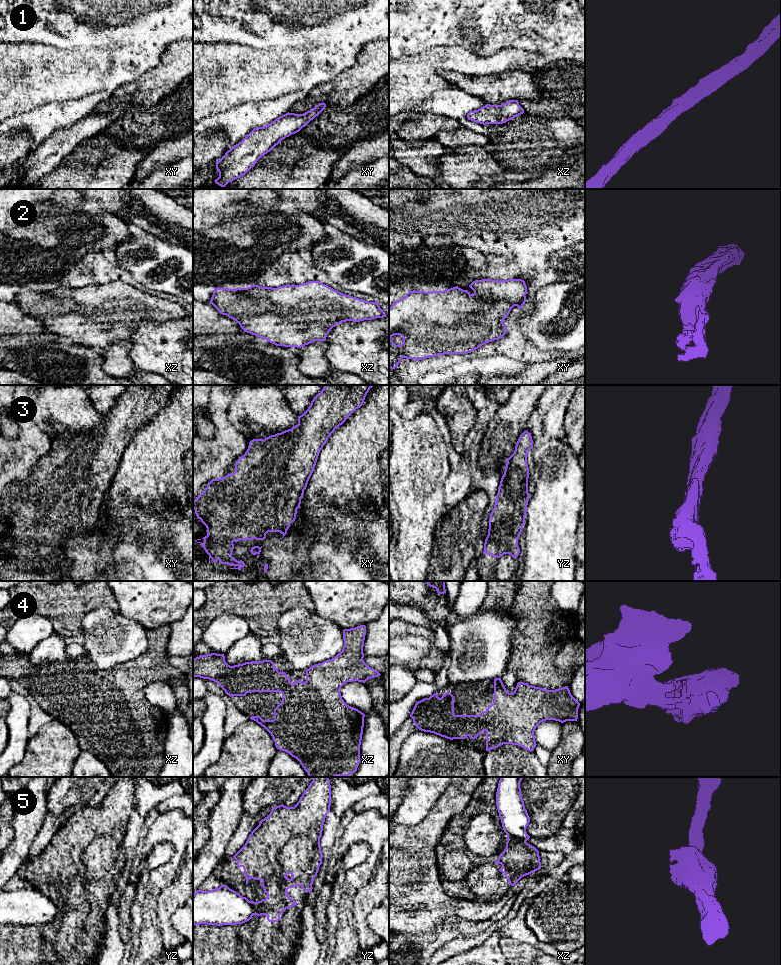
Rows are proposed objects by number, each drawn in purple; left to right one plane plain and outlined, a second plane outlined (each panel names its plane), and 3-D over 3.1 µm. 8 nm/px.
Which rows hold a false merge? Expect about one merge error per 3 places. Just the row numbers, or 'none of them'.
5

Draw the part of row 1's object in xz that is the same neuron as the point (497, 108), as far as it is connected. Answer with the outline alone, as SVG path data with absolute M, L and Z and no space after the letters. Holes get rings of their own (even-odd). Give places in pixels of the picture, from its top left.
M510 100L501 105L490 105L470 111L467 114L468 120L486 125L503 124L524 113L524 109L519 105L518 100Z

